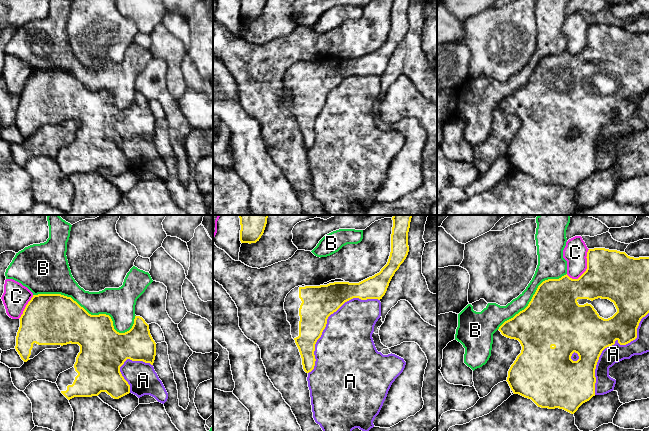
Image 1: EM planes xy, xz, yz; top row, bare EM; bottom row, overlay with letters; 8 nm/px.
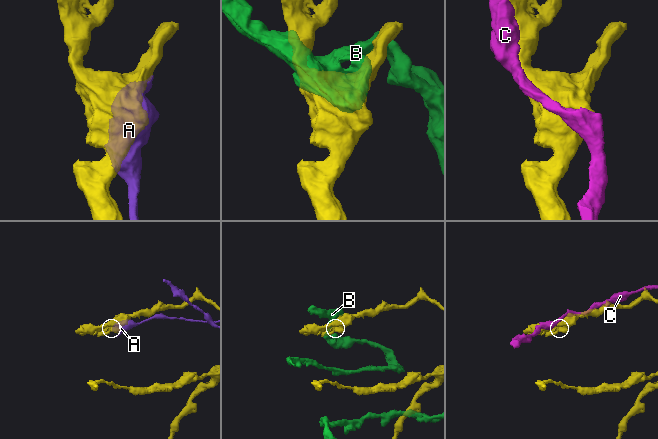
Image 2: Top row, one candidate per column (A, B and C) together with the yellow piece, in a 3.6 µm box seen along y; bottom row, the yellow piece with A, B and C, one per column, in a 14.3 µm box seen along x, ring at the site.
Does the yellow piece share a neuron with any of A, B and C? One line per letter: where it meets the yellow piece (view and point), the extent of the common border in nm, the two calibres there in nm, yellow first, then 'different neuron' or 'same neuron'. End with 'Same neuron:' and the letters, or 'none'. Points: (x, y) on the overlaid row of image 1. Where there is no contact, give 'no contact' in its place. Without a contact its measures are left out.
A: contact xz (326, 320); length 850 nm; calibres 280 and 440 nm; different neuron
B: contact xy (87, 312); length 850 nm; calibres 400 and 240 nm; different neuron
C: contact yz (587, 267); length 280 nm; calibres 400 and 190 nm; different neuron
Same neuron: none

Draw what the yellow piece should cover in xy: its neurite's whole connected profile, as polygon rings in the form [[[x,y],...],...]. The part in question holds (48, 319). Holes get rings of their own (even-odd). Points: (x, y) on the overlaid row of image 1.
[[[61,294],[33,295],[20,319],[15,349],[24,362],[33,359],[45,349],[57,349],[67,344],[78,344],[80,352],[74,366],[59,374],[56,384],[68,399],[98,396],[106,392],[114,399],[130,393],[130,385],[120,372],[127,359],[153,365],[156,343],[149,325],[140,316],[135,316],[132,328],[119,333],[114,329],[109,315],[91,315],[71,297]]]

